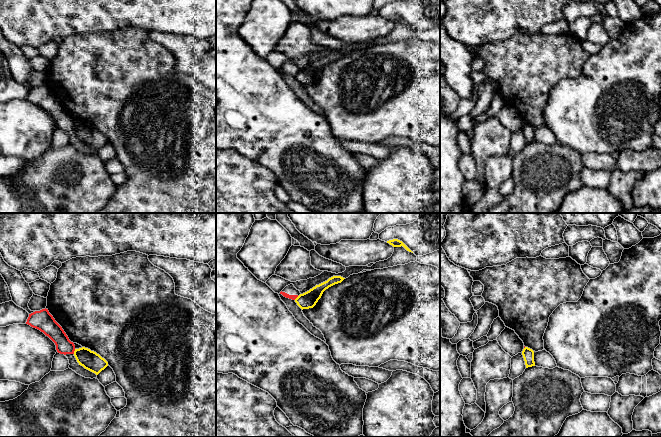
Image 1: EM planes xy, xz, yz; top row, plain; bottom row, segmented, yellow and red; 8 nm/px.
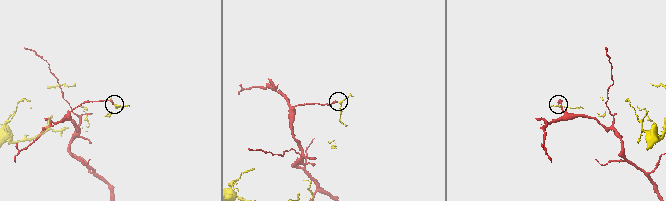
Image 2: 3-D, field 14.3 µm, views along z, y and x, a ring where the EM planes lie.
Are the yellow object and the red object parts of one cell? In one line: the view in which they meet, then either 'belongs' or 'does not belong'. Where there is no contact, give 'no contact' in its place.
meets yellow in xy; does not belong

